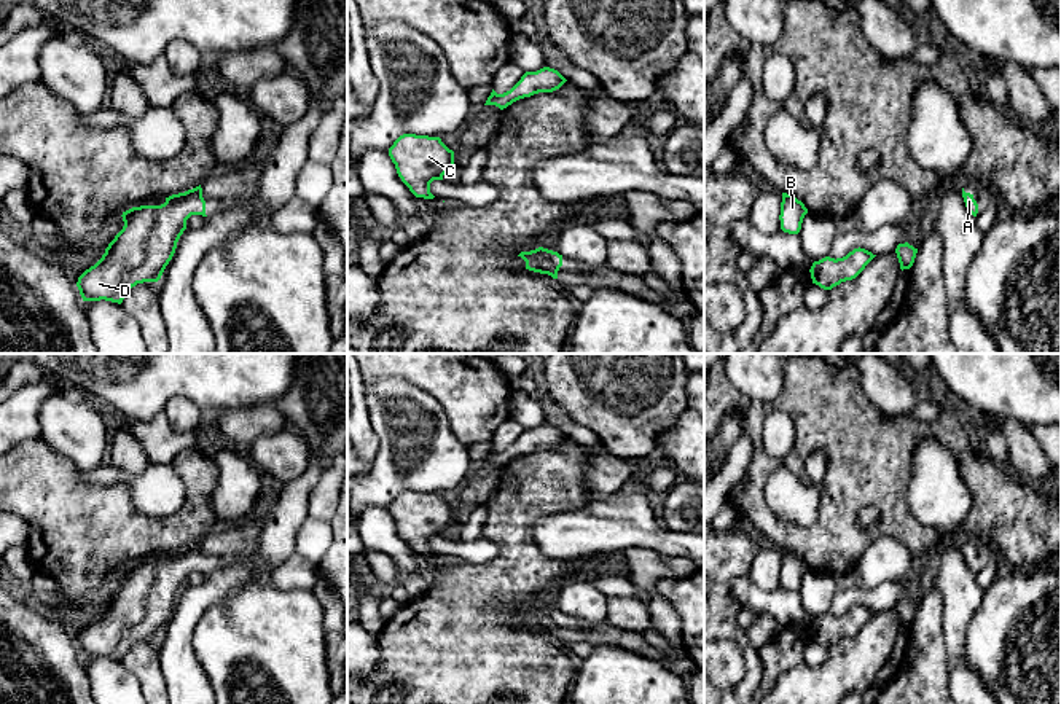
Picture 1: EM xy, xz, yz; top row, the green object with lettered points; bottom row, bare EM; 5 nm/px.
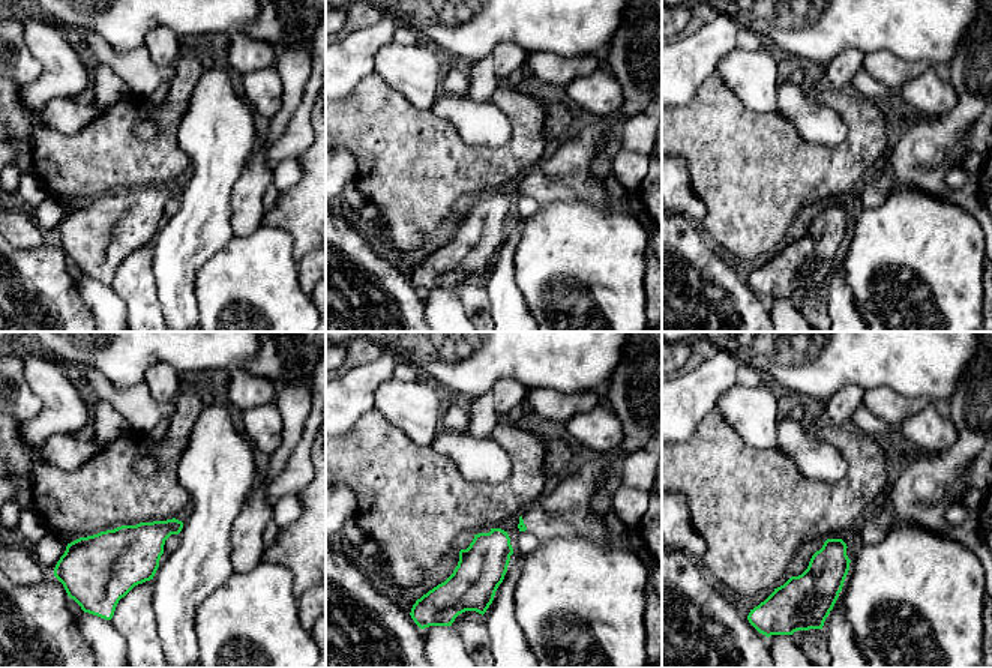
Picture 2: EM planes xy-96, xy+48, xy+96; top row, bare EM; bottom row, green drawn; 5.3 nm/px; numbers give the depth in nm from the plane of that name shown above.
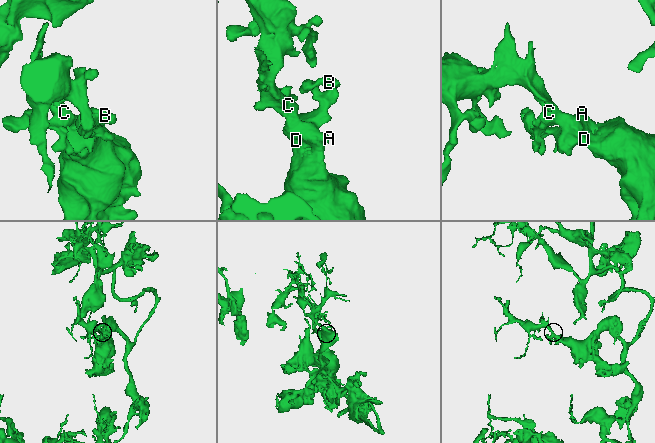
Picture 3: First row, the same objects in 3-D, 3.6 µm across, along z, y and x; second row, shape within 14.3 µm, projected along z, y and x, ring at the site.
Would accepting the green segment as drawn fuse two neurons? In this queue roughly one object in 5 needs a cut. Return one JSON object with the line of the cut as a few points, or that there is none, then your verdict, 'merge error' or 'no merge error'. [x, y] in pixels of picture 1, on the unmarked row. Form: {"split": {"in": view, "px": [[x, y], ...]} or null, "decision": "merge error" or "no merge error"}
{"split": null, "decision": "no merge error"}

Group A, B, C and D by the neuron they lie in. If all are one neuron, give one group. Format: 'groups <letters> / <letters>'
groups A B C D

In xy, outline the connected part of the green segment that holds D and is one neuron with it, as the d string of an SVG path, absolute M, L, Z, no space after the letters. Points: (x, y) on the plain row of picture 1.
M201 542L166 554L161 562L140 562L123 569L123 586L102 615L76 639L83 658L121 661L137 640L158 639L172 616L191 572L206 572Z

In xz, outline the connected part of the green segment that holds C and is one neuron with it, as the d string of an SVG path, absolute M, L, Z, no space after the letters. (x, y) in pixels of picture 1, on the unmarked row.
M403 491L389 505L401 538L416 554L433 556L430 540L454 522L454 508L440 494Z

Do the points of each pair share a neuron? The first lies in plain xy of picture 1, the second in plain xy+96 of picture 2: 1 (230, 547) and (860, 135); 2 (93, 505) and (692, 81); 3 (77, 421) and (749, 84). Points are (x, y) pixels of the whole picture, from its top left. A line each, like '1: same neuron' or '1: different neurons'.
1: different neurons
2: different neurons
3: same neuron

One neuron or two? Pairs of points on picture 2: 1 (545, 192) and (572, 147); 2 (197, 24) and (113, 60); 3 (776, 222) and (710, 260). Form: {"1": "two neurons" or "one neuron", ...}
{"1": "one neuron", "2": "two neurons", "3": "two neurons"}

